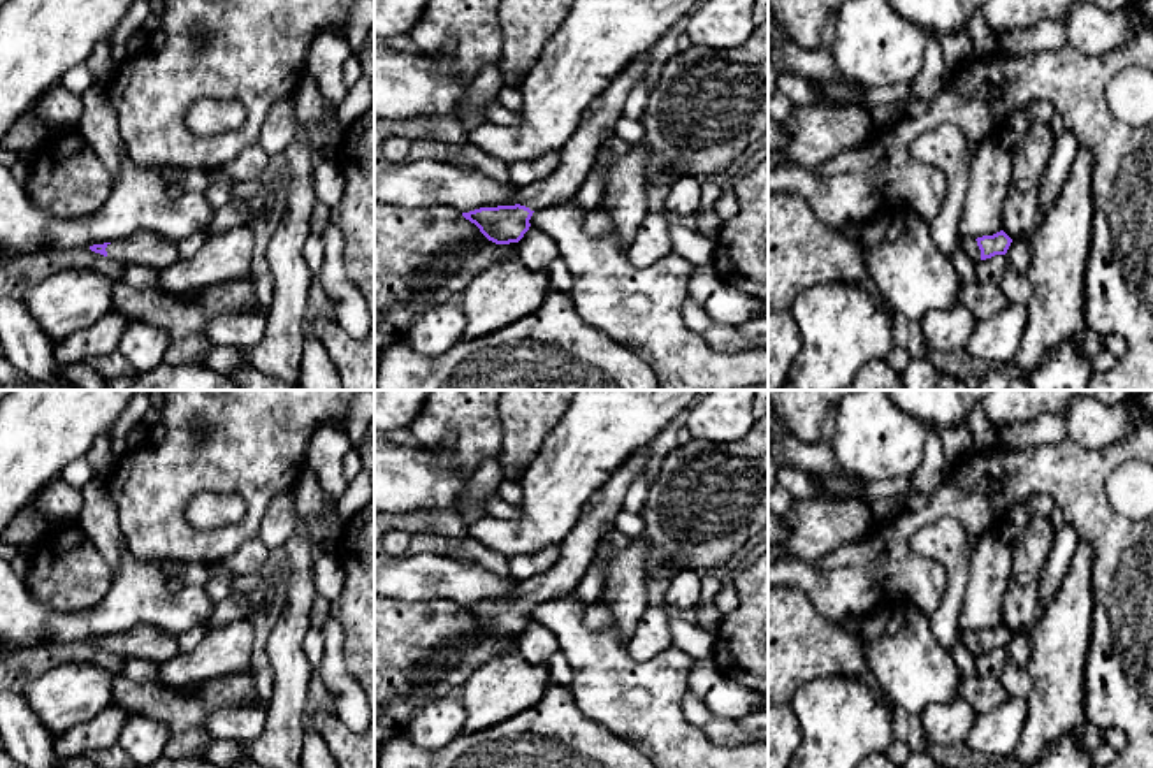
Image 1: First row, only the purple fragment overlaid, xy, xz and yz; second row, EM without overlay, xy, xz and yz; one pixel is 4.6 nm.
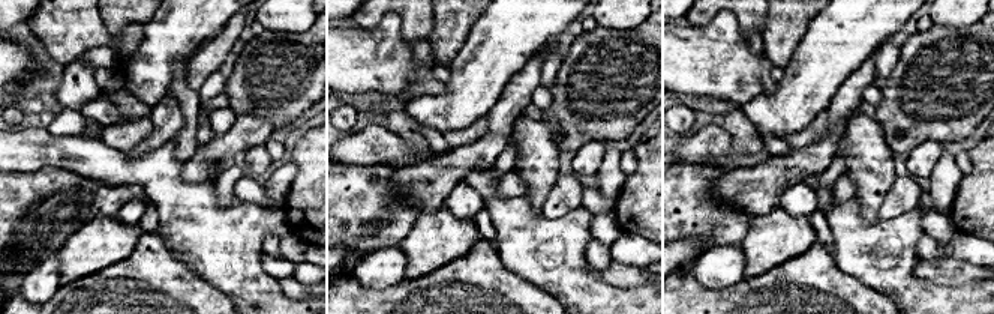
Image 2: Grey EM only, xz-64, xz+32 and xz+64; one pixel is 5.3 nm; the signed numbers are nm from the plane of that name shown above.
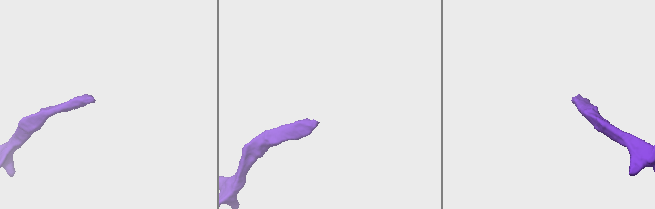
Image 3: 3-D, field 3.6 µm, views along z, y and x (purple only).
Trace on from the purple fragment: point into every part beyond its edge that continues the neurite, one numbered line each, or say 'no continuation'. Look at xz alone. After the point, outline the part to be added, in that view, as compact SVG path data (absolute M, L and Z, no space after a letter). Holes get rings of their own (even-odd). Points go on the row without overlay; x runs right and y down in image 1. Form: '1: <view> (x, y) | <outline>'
1: xz (579, 547) | M649 446L626 459L606 483L587 501L573 529L562 538L561 557L554 568L517 583L513 599L531 605L568 596L576 589L596 559L598 547L620 510L631 483L645 473Z

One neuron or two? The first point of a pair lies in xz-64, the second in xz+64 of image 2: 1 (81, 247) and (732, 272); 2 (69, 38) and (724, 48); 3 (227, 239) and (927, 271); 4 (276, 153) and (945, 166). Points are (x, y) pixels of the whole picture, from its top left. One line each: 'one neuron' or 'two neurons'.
1: two neurons
2: two neurons
3: two neurons
4: one neuron

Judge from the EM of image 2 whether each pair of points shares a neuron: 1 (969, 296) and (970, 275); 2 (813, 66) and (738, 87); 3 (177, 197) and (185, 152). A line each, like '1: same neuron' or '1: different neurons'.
1: different neurons
2: different neurons
3: different neurons

